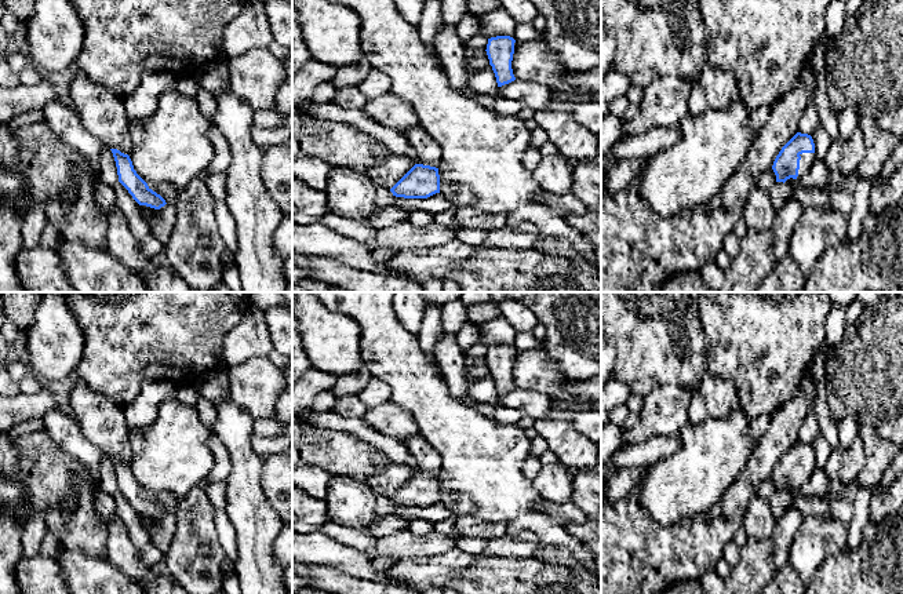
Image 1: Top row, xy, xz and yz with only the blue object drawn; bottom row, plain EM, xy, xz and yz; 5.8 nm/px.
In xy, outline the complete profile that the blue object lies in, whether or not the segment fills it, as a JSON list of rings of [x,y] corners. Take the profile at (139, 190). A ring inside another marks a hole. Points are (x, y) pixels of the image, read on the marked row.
[[[110,149],[116,161],[119,182],[128,190],[139,205],[160,209],[165,204],[175,204],[179,190],[170,183],[149,183],[134,170],[128,154]]]

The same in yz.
[[[797,132],[776,156],[772,170],[776,182],[787,179],[801,181],[811,170],[816,160],[815,143],[811,135]]]

